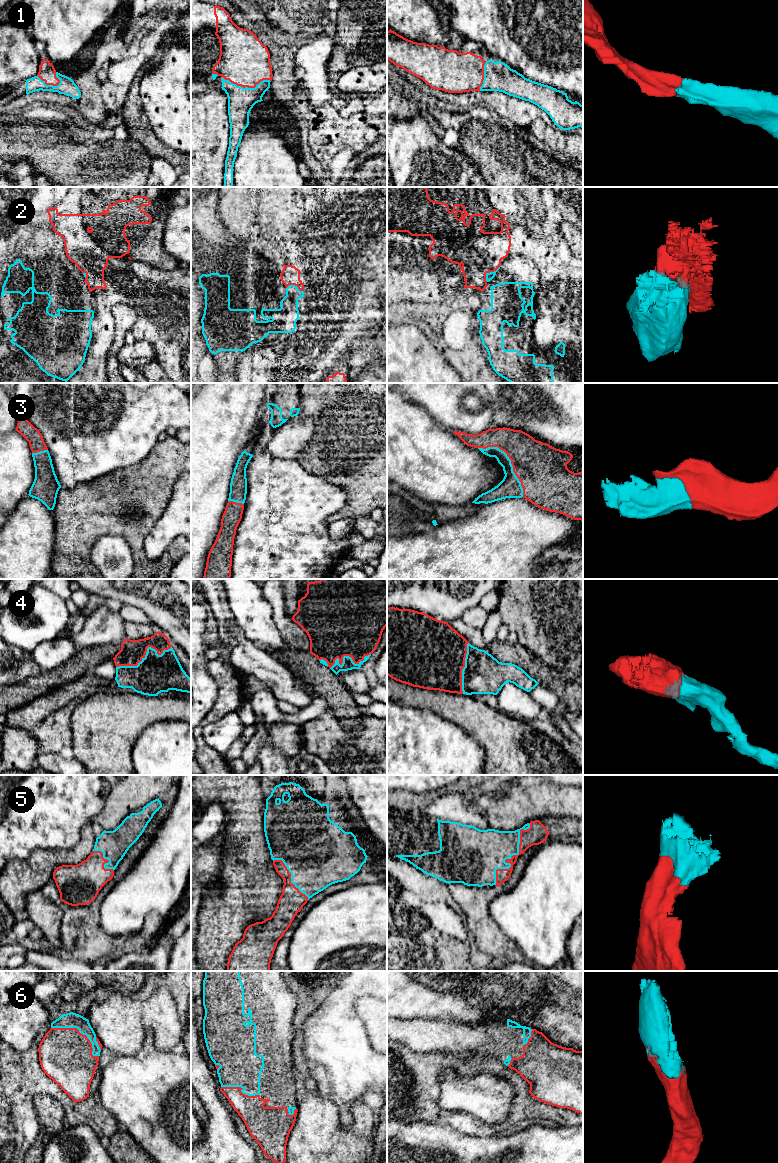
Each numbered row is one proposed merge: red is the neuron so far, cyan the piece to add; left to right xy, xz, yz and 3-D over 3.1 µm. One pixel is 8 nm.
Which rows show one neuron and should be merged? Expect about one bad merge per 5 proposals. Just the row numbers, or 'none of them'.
1, 3, 4, 5, 6

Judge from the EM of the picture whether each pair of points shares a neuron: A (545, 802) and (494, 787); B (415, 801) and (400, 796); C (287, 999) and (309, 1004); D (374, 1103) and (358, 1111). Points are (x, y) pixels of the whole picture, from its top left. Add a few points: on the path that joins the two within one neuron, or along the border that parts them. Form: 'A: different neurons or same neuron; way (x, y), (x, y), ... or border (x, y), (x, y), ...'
A: different neurons; border (503, 787), (495, 796), (489, 796), (485, 793)
B: same neuron; way (411, 801), (404, 800)
C: different neurons; border (285, 981), (286, 985), (297, 996), (293, 1024)
D: different neurons; border (360, 1100), (371, 1109), (374, 1129)

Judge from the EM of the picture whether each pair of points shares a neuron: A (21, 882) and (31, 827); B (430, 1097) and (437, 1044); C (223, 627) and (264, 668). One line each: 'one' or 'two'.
A: two
B: two
C: one

